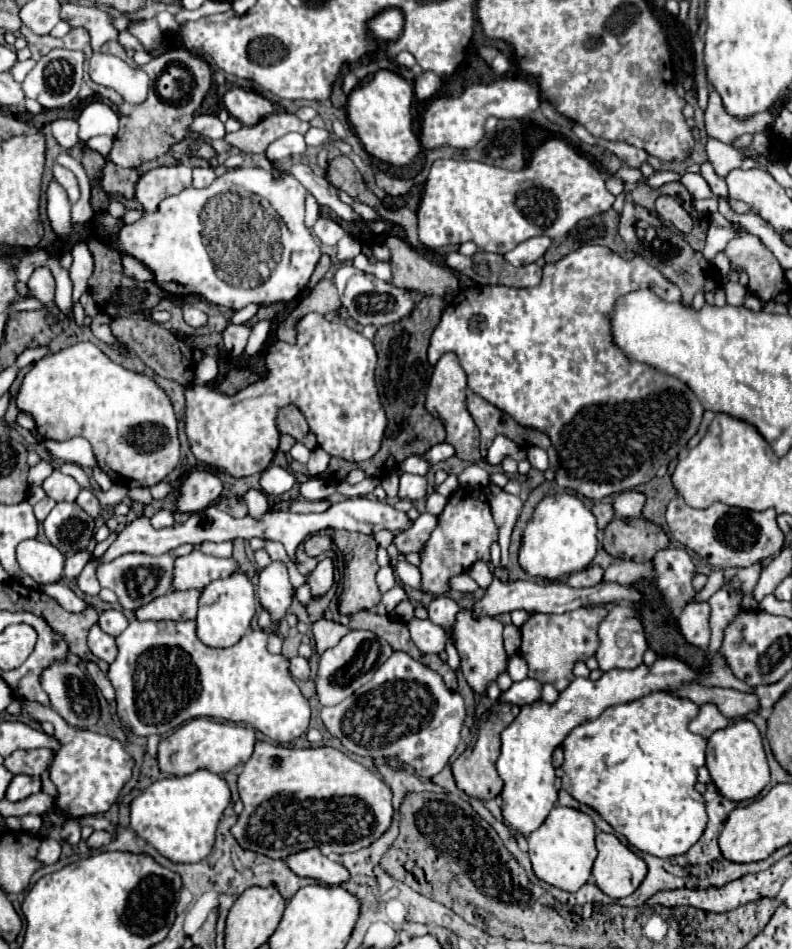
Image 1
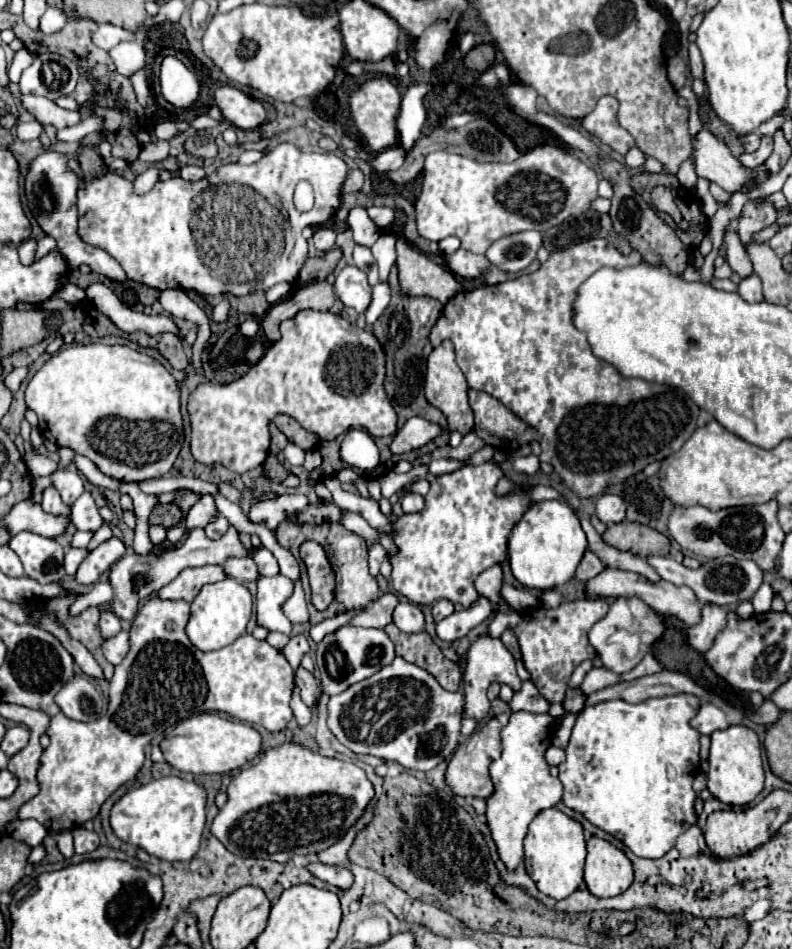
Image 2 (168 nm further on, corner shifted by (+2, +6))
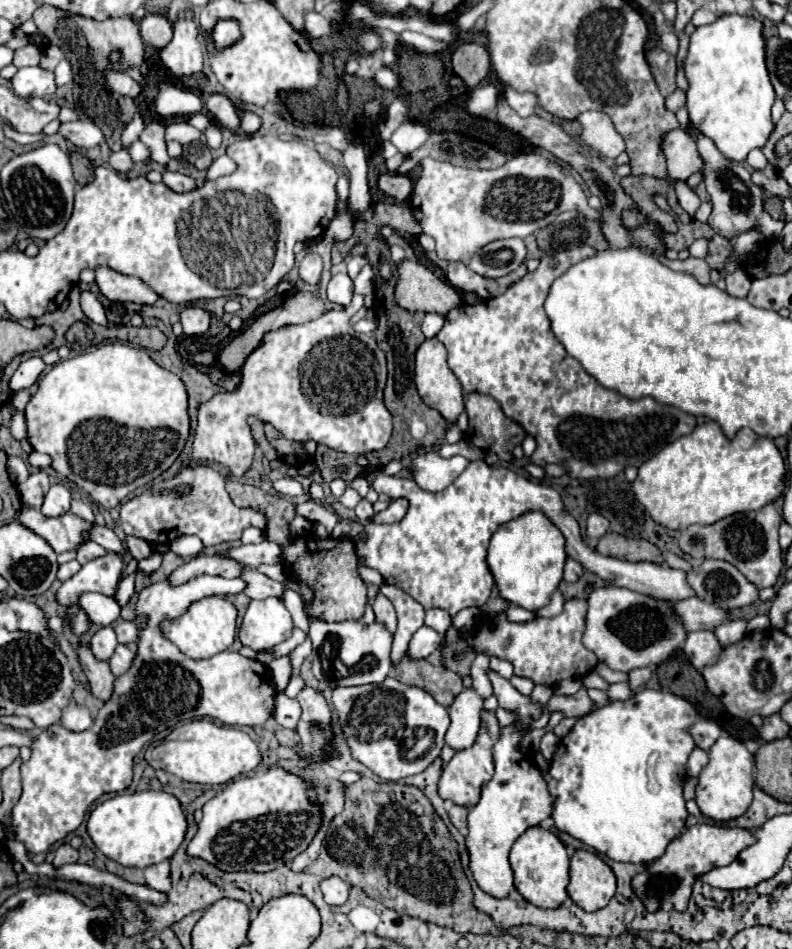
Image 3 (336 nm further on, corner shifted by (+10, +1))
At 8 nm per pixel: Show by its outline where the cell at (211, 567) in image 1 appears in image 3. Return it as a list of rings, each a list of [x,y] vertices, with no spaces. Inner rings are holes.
[[[246,569],[242,579],[248,583],[244,593],[250,599],[268,599],[268,597],[280,597],[282,599],[282,595],[284,595],[284,585],[282,583],[268,579],[266,575],[262,575],[256,569]]]

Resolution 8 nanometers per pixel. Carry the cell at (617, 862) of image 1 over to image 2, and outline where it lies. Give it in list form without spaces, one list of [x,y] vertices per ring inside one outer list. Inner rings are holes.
[[[592,836],[588,840],[584,880],[594,896],[610,898],[630,888],[634,880],[634,868],[620,848],[604,838]]]

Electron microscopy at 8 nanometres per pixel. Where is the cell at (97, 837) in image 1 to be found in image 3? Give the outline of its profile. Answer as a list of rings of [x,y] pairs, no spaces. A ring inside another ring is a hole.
[[[60,845],[56,849],[56,857],[54,857],[52,865],[62,867],[66,863],[76,863],[76,861],[78,861],[78,851],[74,847],[70,847],[70,845]]]

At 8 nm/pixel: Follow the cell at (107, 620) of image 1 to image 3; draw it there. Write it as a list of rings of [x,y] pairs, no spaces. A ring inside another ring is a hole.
[[[102,627],[90,641],[90,649],[98,661],[108,661],[108,657],[112,657],[112,653],[114,653],[116,645],[118,645],[118,641],[116,641],[116,633],[112,627]]]

